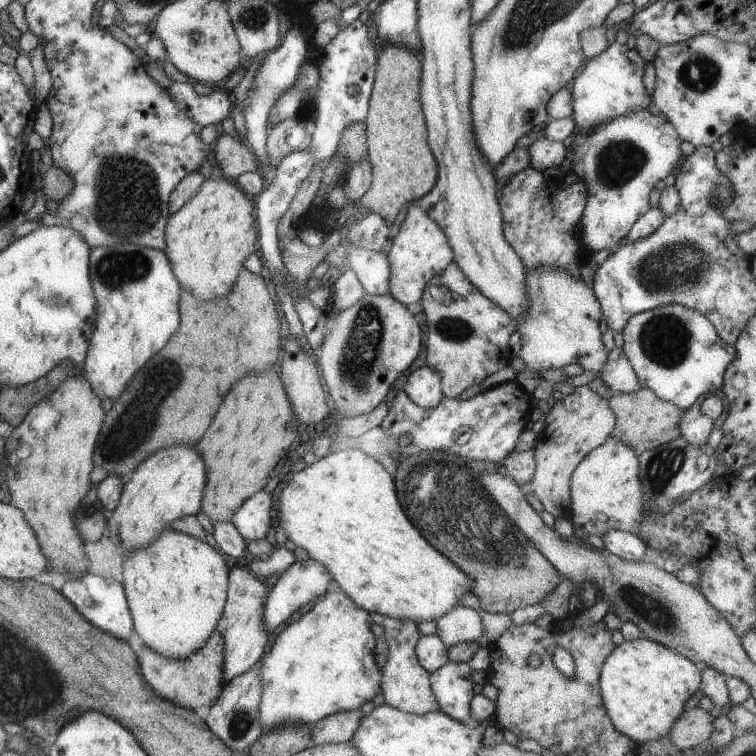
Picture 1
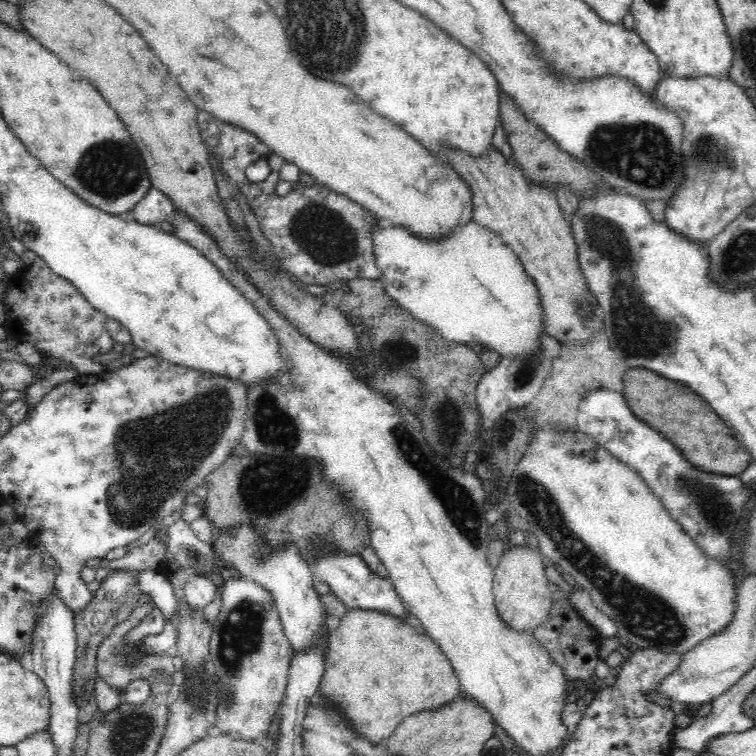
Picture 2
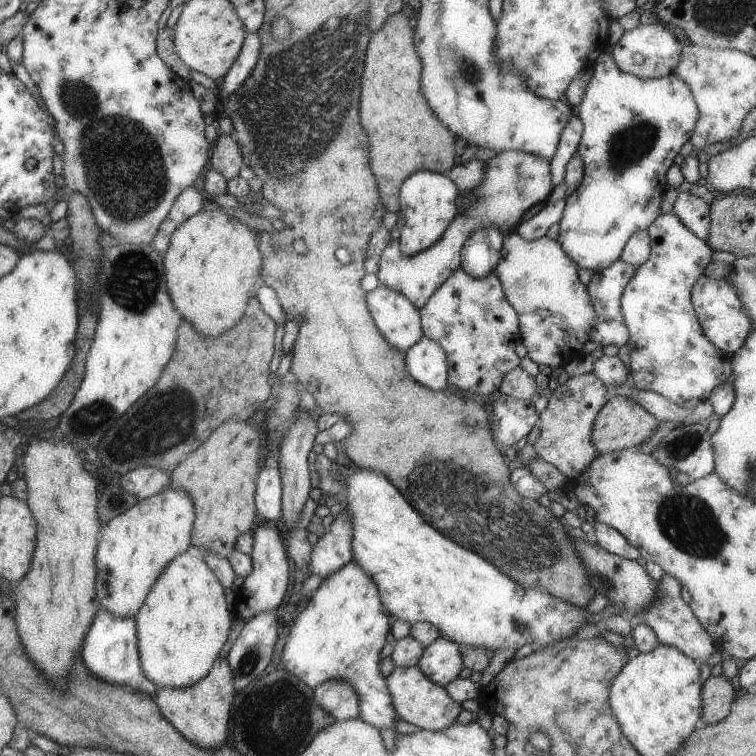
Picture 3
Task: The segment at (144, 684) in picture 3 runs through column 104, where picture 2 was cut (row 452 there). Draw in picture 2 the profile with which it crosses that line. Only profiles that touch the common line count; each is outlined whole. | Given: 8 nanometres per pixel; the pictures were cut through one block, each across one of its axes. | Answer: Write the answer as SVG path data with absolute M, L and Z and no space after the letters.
M601 387L594 392L588 392L579 403L576 431L590 436L608 449L612 456L638 473L650 490L661 500L666 512L672 516L672 520L682 526L682 530L708 558L713 558L724 565L734 560L736 554L730 550L734 550L738 542L736 538L740 536L740 532L744 532L742 522L746 520L746 506L750 502L750 492L744 488L738 476L718 476L718 474L712 476L708 472L696 470L688 460L685 460L676 445L634 416L621 391Z

